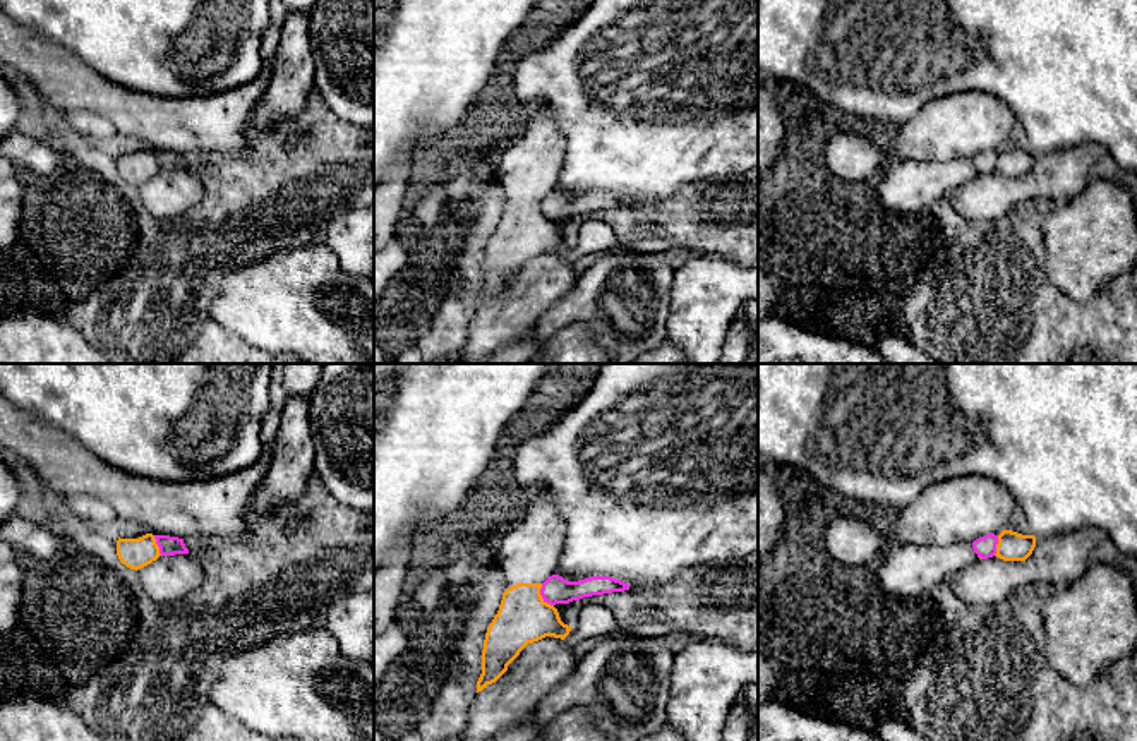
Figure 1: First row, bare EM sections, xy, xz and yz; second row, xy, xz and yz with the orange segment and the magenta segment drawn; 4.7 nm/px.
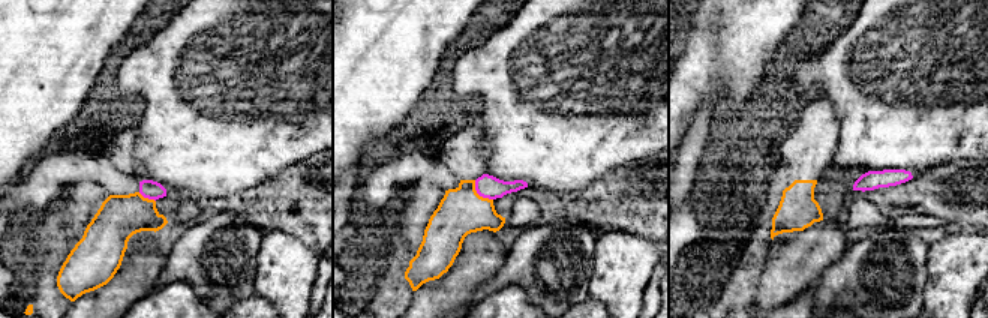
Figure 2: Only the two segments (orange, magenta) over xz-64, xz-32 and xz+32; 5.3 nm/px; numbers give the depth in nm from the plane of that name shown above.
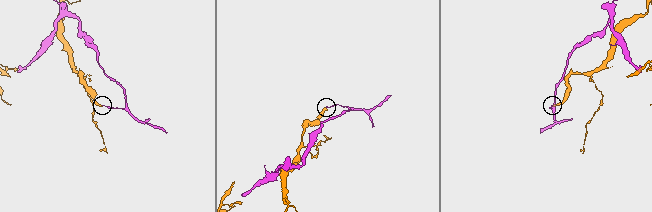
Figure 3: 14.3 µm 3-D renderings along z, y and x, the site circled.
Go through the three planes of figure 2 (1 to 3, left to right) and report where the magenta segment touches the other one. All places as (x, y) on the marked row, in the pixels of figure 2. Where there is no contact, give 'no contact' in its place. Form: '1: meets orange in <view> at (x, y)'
1: meets orange in xz-64 at (147, 198)
2: meets orange in xz-32 at (477, 194)
3: no contact

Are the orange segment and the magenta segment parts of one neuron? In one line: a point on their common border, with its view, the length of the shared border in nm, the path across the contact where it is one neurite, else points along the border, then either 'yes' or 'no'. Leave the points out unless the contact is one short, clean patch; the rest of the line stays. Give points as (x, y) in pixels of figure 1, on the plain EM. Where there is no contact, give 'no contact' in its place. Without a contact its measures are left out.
contact xz (541, 211); length 130 nm; border xz (541, 199), (541, 211), (553, 222); no

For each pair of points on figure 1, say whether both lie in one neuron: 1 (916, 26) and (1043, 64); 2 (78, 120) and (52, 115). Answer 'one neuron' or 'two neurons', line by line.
1: one neuron
2: one neuron

